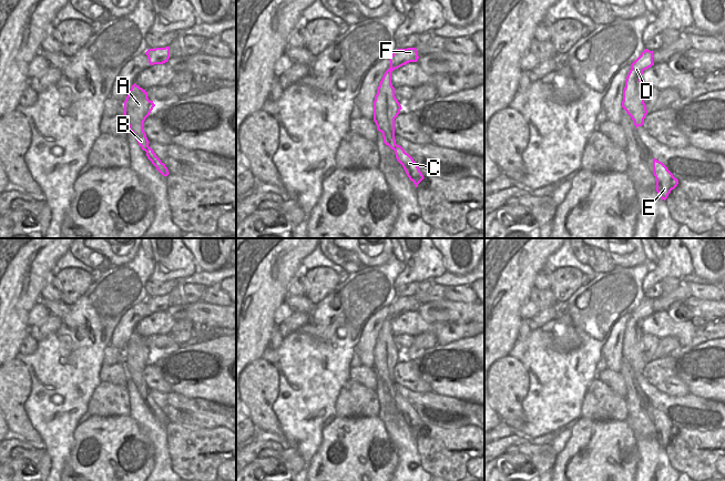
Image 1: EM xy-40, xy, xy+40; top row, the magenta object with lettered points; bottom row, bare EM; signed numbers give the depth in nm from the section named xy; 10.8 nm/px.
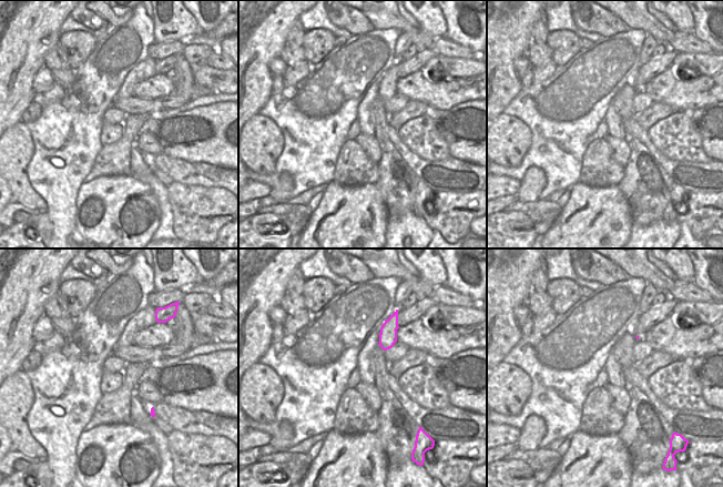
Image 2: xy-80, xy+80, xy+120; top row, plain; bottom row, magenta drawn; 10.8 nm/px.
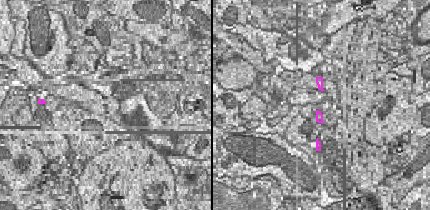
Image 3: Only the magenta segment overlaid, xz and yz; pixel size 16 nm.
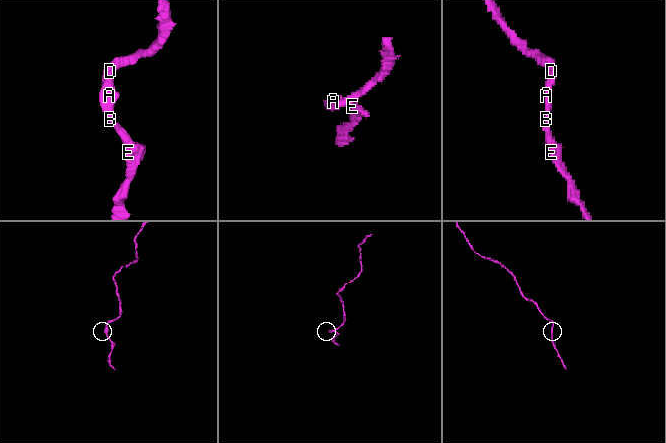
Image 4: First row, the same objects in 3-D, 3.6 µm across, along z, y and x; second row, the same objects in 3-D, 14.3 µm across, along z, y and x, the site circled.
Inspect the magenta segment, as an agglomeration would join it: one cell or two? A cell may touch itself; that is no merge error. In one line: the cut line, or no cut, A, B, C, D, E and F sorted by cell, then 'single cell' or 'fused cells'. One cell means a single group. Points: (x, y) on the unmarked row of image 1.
cut none; groups A B C D E F; single cell

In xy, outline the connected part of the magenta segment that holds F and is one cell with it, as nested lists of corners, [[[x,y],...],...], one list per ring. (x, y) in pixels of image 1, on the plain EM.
[[[416,296],[397,297],[389,306],[390,316],[385,320],[374,349],[374,369],[377,378],[382,381],[384,391],[395,399],[397,409],[402,413],[407,424],[416,436],[425,427],[413,407],[396,392],[395,367],[402,357],[395,345],[391,332],[391,320],[409,310],[419,307]]]

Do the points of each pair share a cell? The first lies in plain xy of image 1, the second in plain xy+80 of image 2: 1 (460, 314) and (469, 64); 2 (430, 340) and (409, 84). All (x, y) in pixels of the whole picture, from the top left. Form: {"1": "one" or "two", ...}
{"1": "one", "2": "two"}

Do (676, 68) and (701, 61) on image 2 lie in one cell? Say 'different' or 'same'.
same

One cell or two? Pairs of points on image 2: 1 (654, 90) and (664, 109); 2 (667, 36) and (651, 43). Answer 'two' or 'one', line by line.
1: two
2: two

